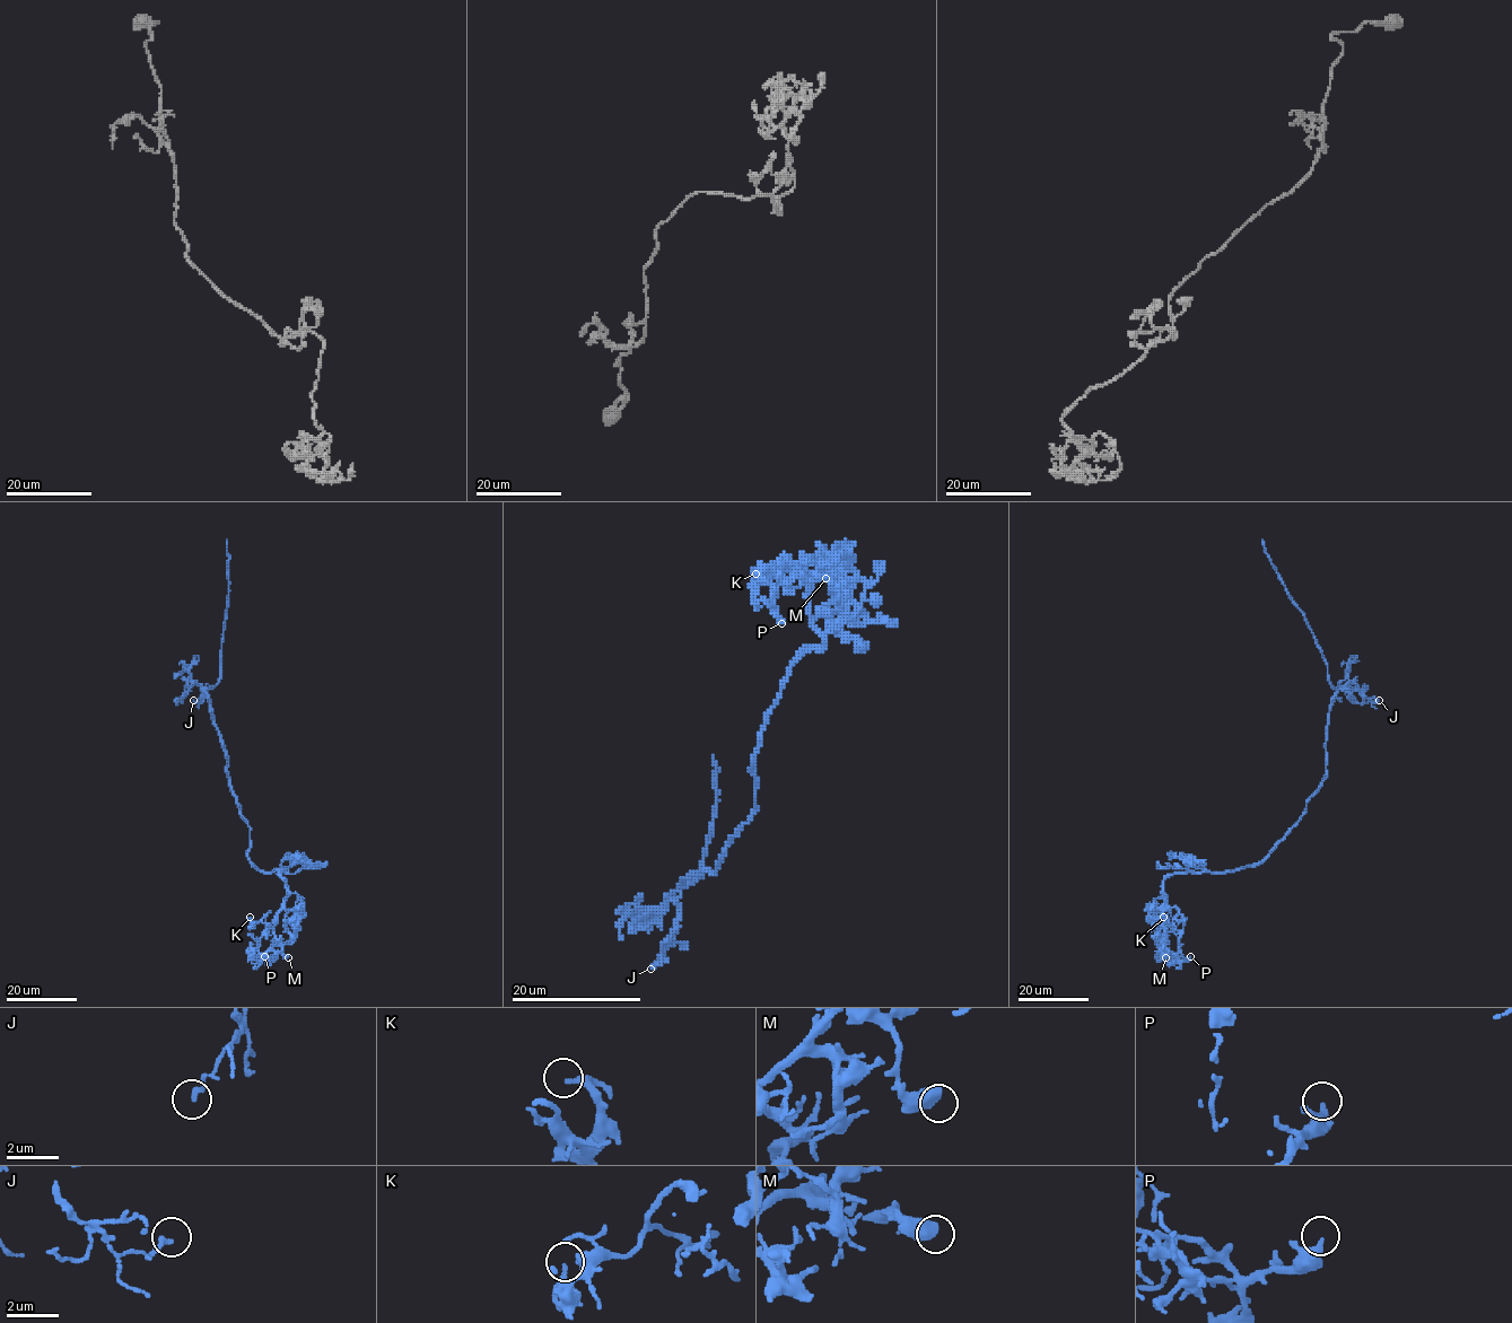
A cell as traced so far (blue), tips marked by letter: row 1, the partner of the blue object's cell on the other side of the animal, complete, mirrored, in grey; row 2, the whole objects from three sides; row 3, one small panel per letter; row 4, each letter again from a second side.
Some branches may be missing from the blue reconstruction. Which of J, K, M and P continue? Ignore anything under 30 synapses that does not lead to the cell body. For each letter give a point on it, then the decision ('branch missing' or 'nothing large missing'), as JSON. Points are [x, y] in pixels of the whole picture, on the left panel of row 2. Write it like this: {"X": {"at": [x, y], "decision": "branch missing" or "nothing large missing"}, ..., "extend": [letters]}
{"J": {"at": [193, 700], "decision": "nothing large missing"}, "K": {"at": [250, 917], "decision": "nothing large missing"}, "M": {"at": [288, 957], "decision": "nothing large missing"}, "P": {"at": [264, 956], "decision": "nothing large missing"}, "extend": []}

